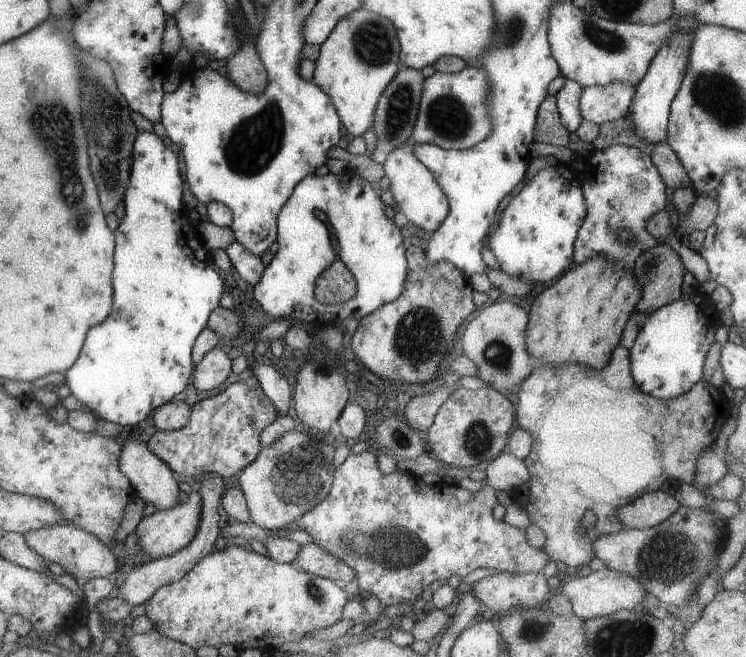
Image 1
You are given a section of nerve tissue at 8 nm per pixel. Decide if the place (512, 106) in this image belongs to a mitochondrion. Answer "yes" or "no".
no

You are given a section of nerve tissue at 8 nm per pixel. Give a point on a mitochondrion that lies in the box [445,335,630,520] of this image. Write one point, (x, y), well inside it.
(479, 440)

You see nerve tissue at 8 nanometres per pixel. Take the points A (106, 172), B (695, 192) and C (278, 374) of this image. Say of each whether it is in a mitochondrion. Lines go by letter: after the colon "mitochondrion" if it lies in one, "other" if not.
A: mitochondrion
B: other
C: other

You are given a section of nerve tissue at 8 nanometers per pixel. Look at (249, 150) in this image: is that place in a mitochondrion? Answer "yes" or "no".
yes

